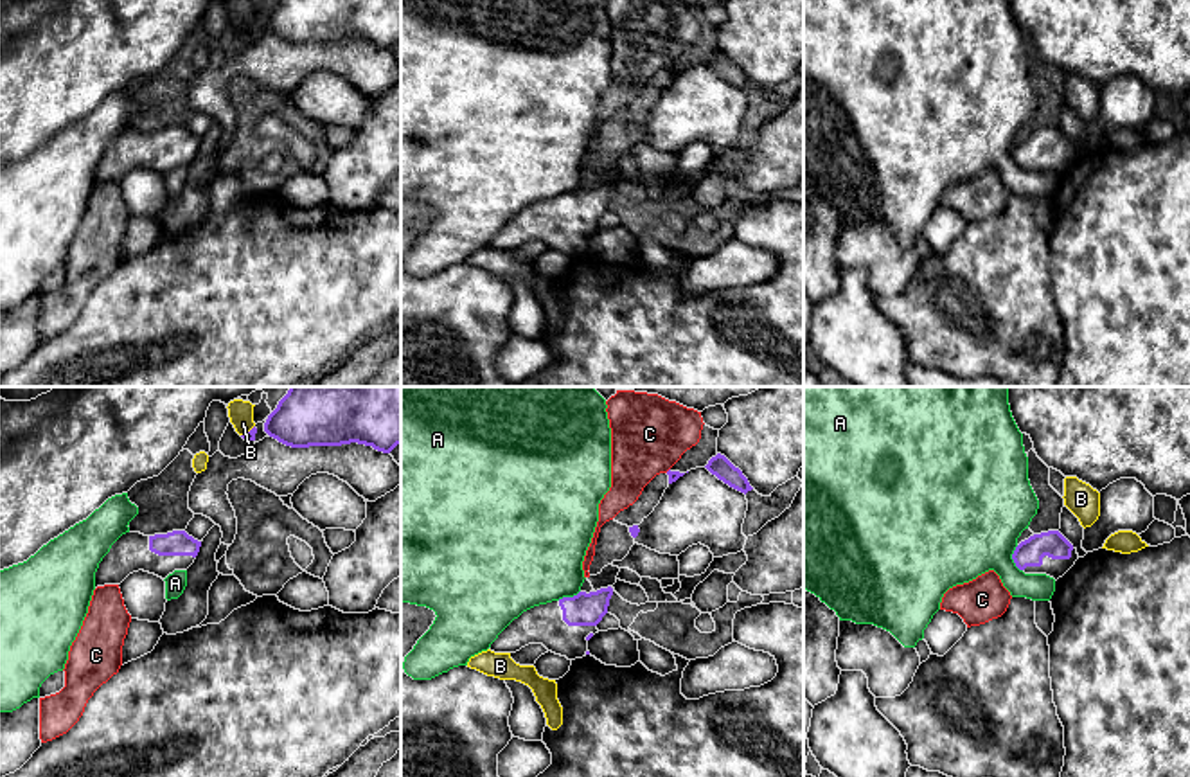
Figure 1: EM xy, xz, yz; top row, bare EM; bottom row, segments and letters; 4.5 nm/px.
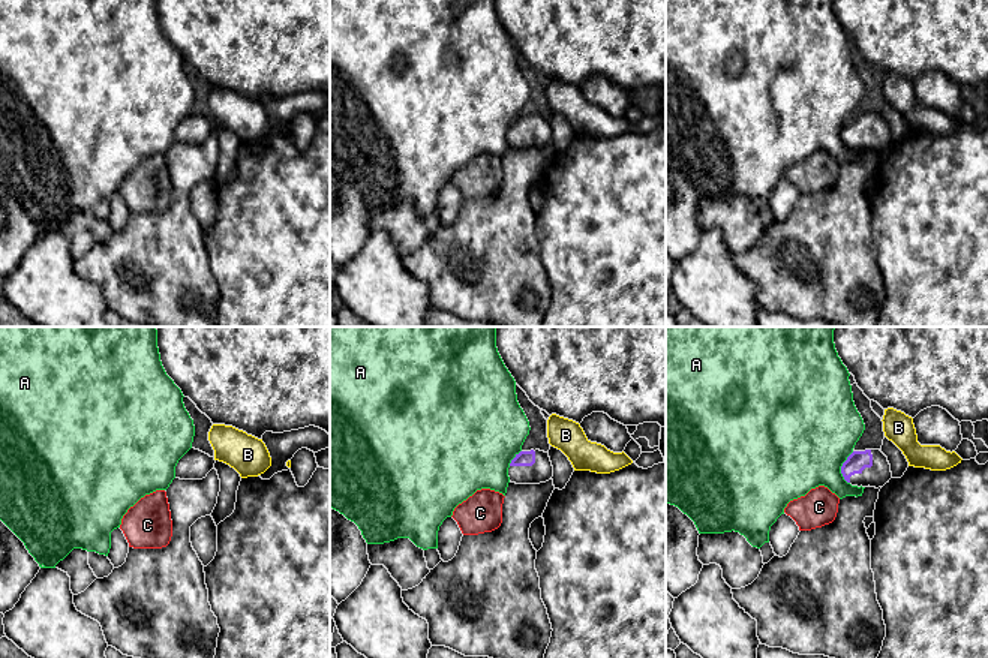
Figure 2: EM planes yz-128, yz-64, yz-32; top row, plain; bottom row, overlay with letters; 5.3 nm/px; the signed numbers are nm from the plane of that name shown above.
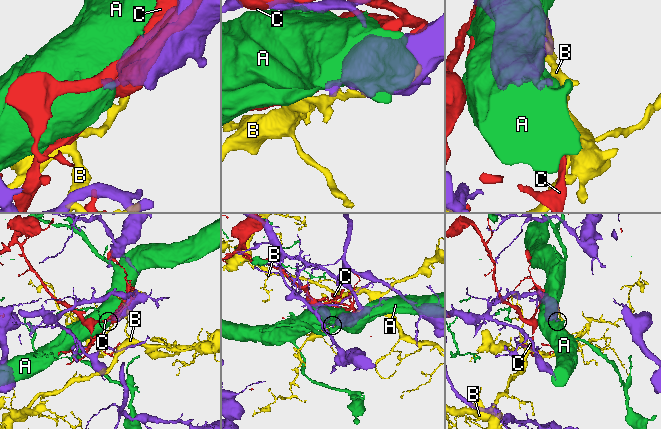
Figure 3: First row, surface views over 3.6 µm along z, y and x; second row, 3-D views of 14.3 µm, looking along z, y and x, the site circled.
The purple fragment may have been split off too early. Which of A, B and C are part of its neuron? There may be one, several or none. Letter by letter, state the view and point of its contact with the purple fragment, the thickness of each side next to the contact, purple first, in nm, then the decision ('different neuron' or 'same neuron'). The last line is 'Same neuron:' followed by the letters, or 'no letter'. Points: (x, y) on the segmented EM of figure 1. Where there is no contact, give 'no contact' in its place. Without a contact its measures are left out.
A: yz (1012, 558) | 120/460 nm | different neuron
B: xy (247, 432) | 50/110 nm | different neuron
C: no contact | different neuron
Same neuron: no letter

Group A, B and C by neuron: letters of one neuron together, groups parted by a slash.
A / B / C

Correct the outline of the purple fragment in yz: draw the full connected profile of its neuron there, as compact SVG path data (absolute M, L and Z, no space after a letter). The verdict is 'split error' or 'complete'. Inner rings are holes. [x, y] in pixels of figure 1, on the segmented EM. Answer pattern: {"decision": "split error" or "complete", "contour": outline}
{"decision": "split error", "contour": "M1048 531L1021 541L1012 559L1025 574L1046 574L1057 581L1075 565L1079 554L1059 531Z"}

